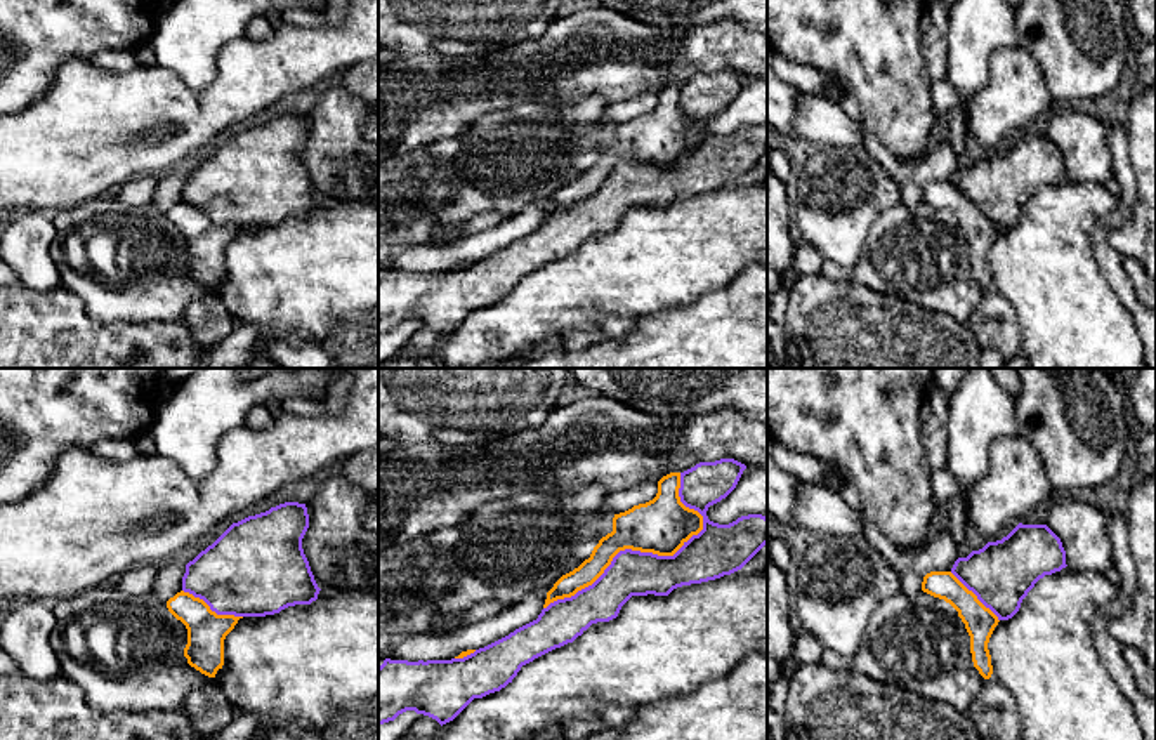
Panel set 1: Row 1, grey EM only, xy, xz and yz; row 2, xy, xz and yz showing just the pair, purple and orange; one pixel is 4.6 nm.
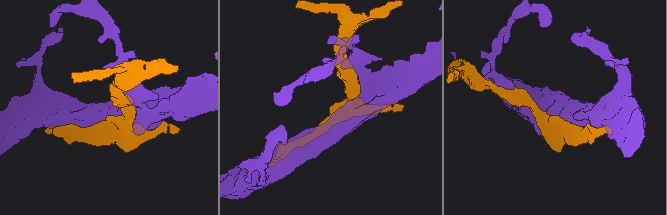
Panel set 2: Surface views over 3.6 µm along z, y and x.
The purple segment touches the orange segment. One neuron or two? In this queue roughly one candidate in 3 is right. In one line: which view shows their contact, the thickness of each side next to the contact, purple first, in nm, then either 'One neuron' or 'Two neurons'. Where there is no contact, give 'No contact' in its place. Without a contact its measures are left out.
Touches purple in xz. Thickness 220 nm (purple) against 260 nm. Two neurons

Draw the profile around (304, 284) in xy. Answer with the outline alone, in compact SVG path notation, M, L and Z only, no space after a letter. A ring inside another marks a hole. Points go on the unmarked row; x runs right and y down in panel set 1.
M319 202L311 215L295 215L266 228L243 228L224 250L224 276L217 281L219 299L234 323L257 330L257 349L278 368L378 368L378 202Z

